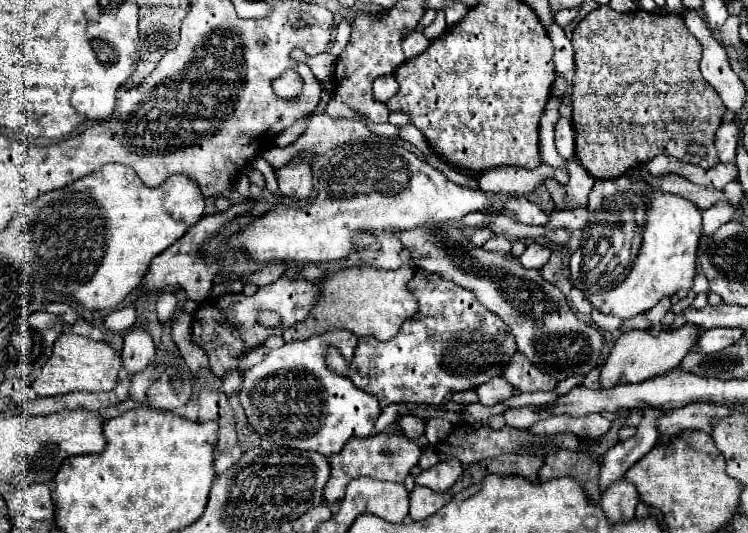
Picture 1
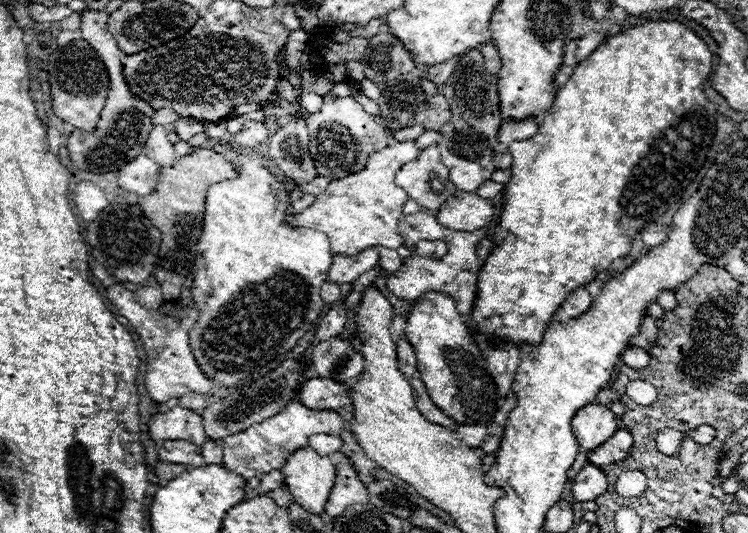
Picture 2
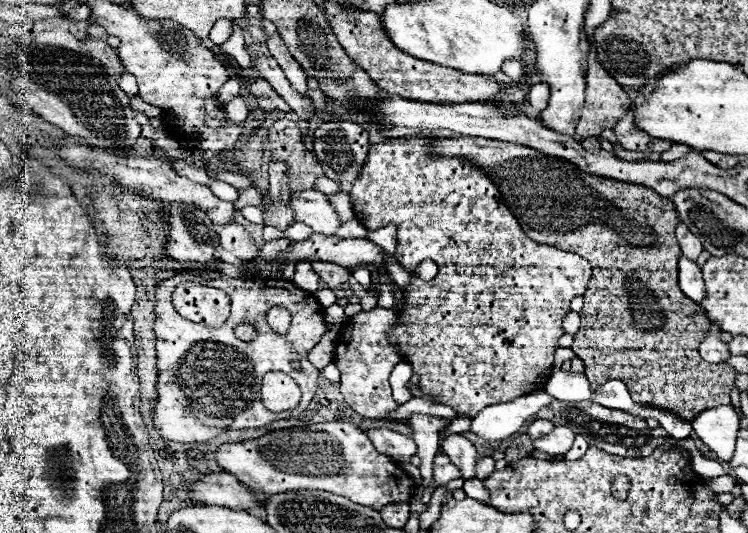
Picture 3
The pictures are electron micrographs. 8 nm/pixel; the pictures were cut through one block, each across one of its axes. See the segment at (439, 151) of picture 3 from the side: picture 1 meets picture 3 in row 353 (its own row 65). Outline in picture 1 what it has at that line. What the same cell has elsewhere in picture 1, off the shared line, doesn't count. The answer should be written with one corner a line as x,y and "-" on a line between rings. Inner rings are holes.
610,6
594,8
572,32
574,90
572,124
576,130
576,158
594,178
618,178
632,166
658,154
712,168
718,162
714,136
726,112
718,92
704,80
698,62
702,48
690,34
682,14
652,14
644,10
618,12
-
690,146
706,148
704,156
688,152

